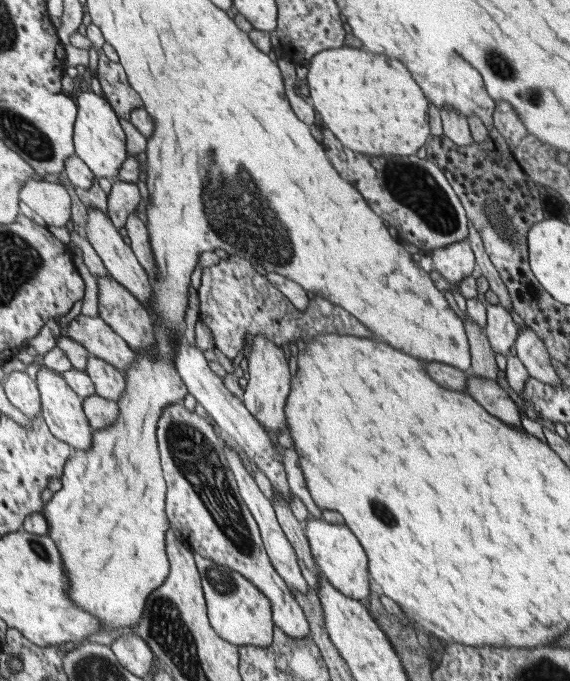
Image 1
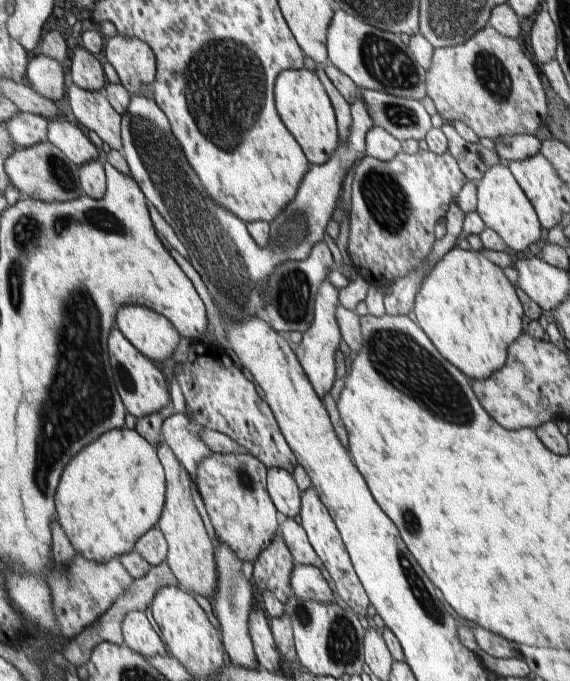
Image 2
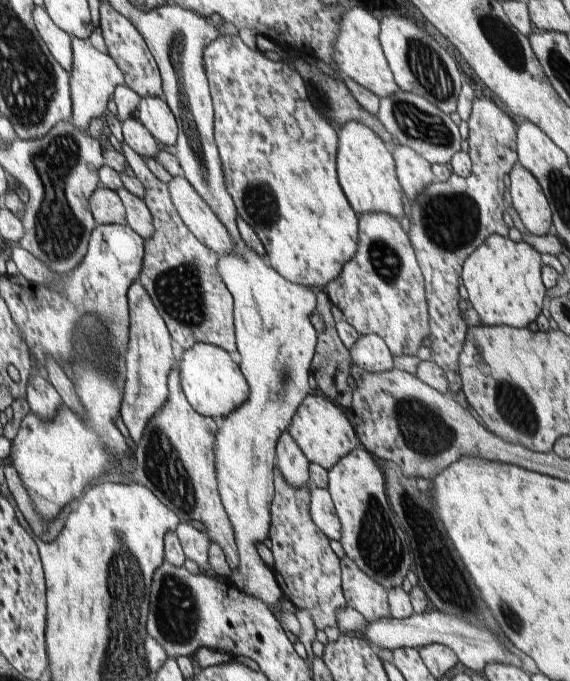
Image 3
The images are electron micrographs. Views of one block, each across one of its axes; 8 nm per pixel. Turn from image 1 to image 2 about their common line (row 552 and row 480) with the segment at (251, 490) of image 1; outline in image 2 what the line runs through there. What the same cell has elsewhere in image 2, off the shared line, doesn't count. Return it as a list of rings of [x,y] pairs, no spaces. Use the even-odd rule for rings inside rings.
[[[278,467],[268,468],[268,489],[278,512],[284,516],[298,516],[301,509],[301,490],[293,473]]]

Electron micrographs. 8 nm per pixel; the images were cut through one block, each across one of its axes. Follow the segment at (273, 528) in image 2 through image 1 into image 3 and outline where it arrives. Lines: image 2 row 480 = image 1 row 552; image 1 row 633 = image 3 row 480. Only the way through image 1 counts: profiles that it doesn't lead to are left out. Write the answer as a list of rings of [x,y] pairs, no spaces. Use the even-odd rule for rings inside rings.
[[[289,432],[282,434],[277,442],[276,454],[277,468],[286,484],[294,489],[312,486],[309,476],[310,462],[290,437]]]

